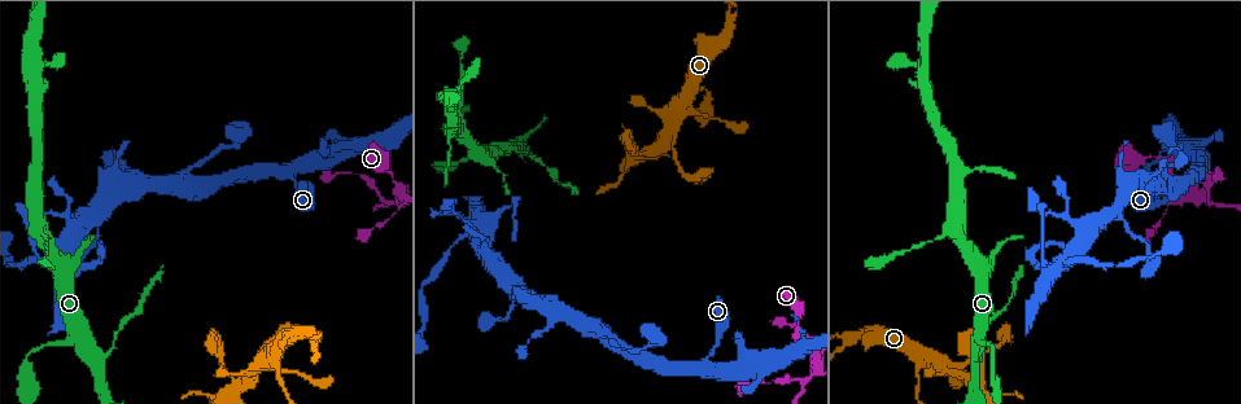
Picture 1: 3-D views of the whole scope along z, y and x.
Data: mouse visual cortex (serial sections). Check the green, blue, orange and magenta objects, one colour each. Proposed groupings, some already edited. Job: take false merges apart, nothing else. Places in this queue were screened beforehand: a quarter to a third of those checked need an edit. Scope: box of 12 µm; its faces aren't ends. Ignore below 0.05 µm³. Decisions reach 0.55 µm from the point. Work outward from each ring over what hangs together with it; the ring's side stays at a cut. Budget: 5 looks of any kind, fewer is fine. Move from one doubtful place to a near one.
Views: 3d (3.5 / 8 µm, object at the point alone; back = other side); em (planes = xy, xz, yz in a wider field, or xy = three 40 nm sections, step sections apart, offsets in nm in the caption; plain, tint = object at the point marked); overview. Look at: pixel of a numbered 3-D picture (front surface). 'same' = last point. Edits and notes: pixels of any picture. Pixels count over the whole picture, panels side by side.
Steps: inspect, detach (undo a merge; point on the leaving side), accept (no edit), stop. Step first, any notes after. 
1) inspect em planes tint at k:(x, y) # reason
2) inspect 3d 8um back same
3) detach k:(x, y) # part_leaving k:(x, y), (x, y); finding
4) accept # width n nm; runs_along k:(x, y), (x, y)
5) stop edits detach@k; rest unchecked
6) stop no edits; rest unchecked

inspect 3d 3.5um at 1:(509, 149) # sharp bend

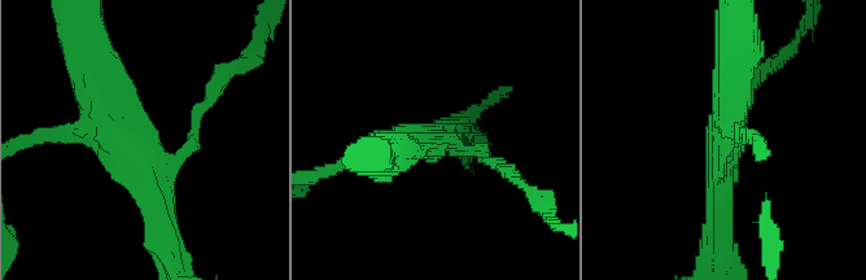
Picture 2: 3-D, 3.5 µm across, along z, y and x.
inspect em xy step 2 tint at 2:(434, 143) # arms 3; arm_widths 100, 250, 400 nm

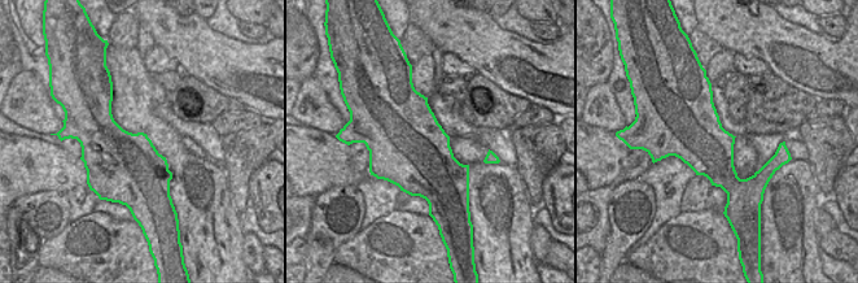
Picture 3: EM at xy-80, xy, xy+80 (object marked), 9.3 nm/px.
accept # runs_along 2:(93, 83), (169, 239); all the same cell

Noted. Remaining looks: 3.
inspect 3d 3.5um back at 1:(1066, 217) # thick turns thin

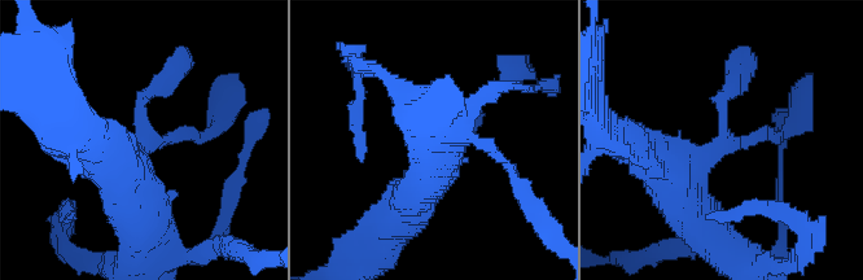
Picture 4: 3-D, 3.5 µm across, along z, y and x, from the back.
inspect em xy step 2 tint at 4:(721, 144) # now the EM

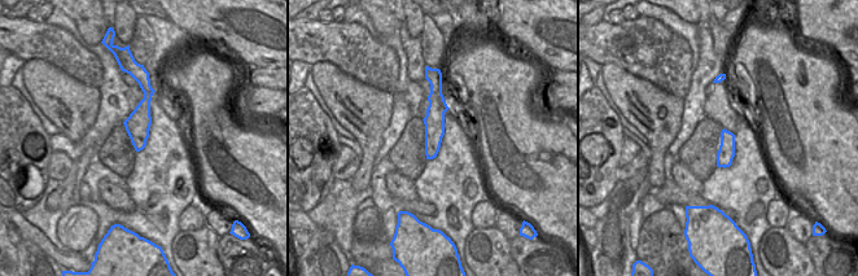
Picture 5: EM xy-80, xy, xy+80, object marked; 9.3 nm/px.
inspect em xy step 5 tint same

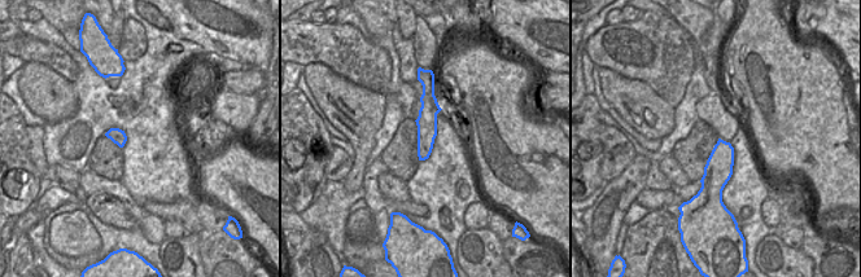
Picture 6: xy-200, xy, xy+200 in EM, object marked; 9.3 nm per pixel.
accept # width 190 nm; runs_along 4:(402, 211), (434, 141), (494, 88); continuous, no second cell

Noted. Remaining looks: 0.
stop no edits; rest unchecked

